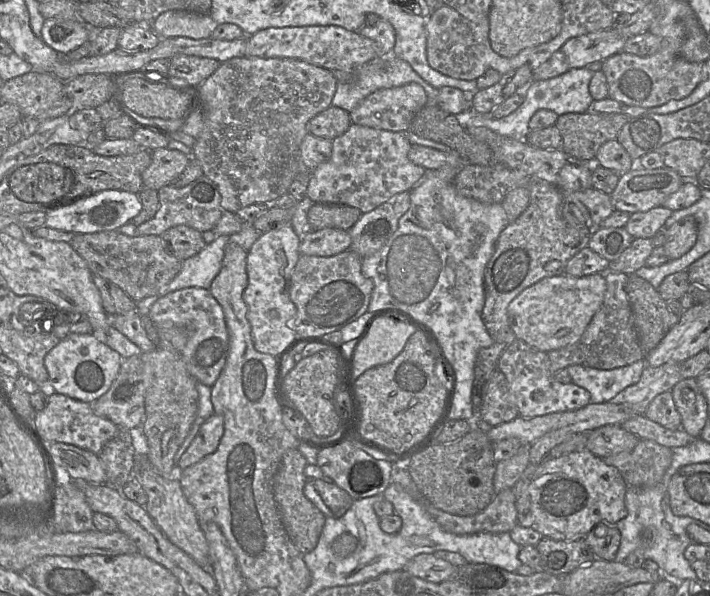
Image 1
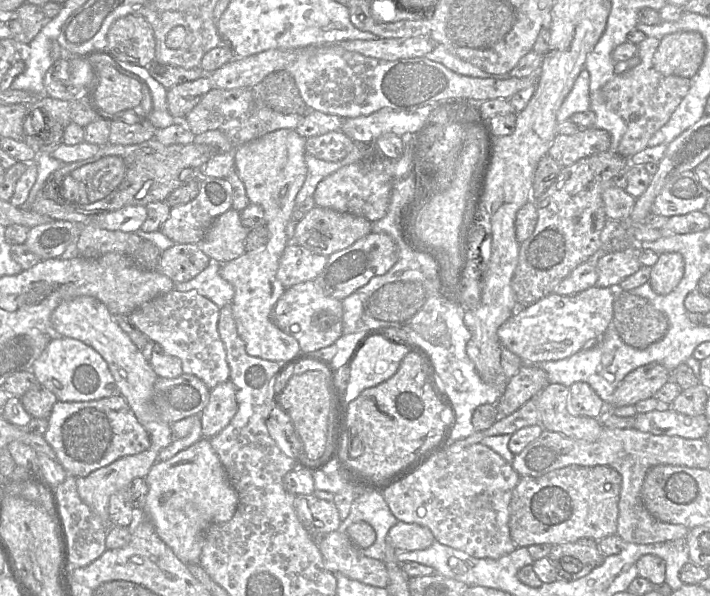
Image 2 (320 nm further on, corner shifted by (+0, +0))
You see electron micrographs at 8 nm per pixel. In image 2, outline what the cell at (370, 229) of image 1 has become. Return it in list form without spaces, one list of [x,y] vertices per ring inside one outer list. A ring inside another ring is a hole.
[[[371,232],[351,246],[330,255],[315,281],[325,295],[342,301],[366,285],[374,276],[385,274],[397,262],[398,256],[398,246],[390,236]]]

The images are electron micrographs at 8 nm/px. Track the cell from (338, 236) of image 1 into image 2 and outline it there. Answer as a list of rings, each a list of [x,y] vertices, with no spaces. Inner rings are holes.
[[[288,242],[280,258],[276,277],[285,288],[315,280],[327,260],[326,256],[314,254],[296,243]]]

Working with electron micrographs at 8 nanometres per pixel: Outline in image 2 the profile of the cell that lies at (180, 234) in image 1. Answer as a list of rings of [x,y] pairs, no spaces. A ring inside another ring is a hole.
[[[175,244],[161,253],[158,272],[174,283],[187,282],[209,263],[210,258],[196,244]]]

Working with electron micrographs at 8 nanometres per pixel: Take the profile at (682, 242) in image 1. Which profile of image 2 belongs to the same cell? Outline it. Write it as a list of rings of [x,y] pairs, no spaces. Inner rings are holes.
[[[677,252],[659,254],[658,261],[651,267],[650,284],[655,293],[667,295],[680,283],[685,272],[683,256]]]

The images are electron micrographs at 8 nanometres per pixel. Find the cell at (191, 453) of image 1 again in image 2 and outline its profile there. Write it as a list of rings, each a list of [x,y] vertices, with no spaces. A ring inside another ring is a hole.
[[[227,380],[210,390],[209,400],[200,414],[202,438],[210,439],[223,430],[237,412],[234,384]]]

